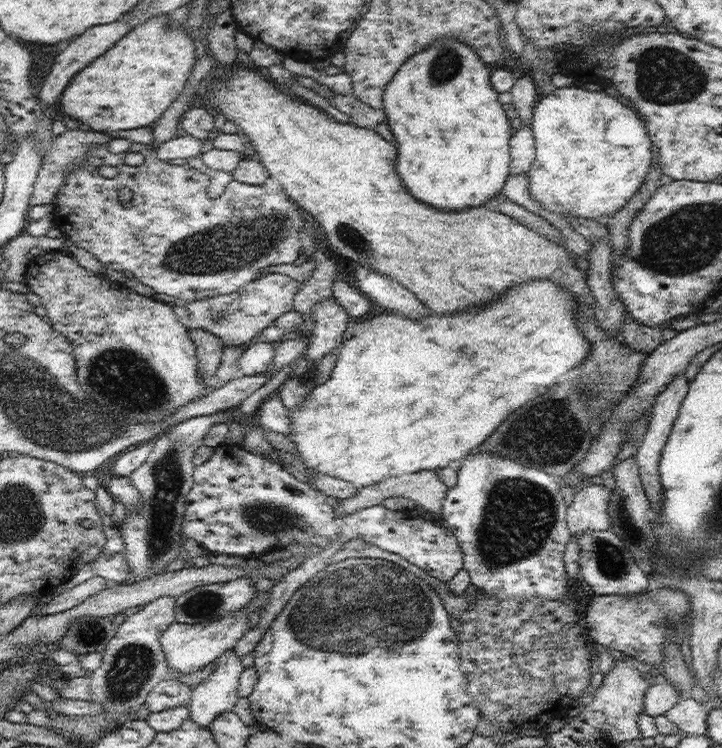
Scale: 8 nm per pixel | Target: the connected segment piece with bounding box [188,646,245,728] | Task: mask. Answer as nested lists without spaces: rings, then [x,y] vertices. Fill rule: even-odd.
[[[235,646],[221,654],[215,660],[213,671],[209,677],[199,685],[192,688],[191,699],[189,700],[189,717],[203,727],[208,727],[209,724],[223,712],[232,711],[239,698],[238,687],[239,678],[244,672],[244,664],[242,659],[236,654]]]

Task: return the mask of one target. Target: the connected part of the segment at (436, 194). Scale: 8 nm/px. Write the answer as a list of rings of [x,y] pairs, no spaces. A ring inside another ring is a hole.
[[[441,38],[408,58],[386,86],[383,94],[383,111],[387,116],[386,123],[389,125],[392,134],[396,136],[396,142],[398,142],[398,166],[396,166],[396,170],[399,177],[402,178],[401,181],[405,188],[410,191],[410,194],[414,194],[414,198],[417,198],[420,202],[426,202],[426,204],[436,206],[440,210],[461,211],[470,207],[482,206],[492,197],[502,192],[504,183],[510,175],[509,142],[513,132],[511,122],[506,118],[502,104],[498,102],[498,93],[491,85],[492,68],[465,42],[453,38]]]

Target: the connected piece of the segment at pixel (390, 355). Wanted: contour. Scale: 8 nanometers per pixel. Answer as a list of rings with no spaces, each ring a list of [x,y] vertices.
[[[537,278],[531,280],[530,284],[526,282],[526,286],[510,288],[498,302],[492,302],[490,306],[480,310],[465,308],[448,315],[429,313],[419,320],[412,320],[392,312],[375,316],[368,321],[368,328],[360,335],[344,340],[339,348],[331,378],[325,384],[316,386],[308,398],[300,403],[294,412],[290,412],[292,434],[289,439],[295,444],[295,450],[299,452],[301,460],[311,470],[351,482],[356,488],[374,487],[393,476],[418,471],[438,471],[451,462],[460,462],[468,455],[472,455],[473,451],[479,448],[480,444],[504,422],[508,414],[524,406],[528,400],[534,400],[538,394],[548,392],[548,388],[552,388],[564,372],[574,370],[576,366],[582,366],[586,362],[592,348],[577,325],[574,314],[574,308],[577,306],[574,306],[574,300],[569,290],[565,290],[547,278]]]

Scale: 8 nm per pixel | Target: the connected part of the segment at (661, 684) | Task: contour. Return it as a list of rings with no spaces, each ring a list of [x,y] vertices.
[[[661,677],[646,691],[643,712],[658,719],[680,700],[680,691],[666,678]]]

